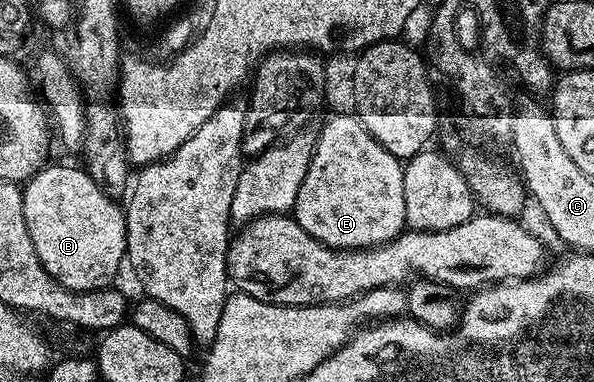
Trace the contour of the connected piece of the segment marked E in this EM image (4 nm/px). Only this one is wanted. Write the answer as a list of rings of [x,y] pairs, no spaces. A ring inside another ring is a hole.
[[[355,113],[336,114],[316,134],[316,151],[298,200],[296,223],[314,240],[335,250],[368,250],[397,238],[406,226],[406,200],[402,196],[404,168],[366,128]]]

